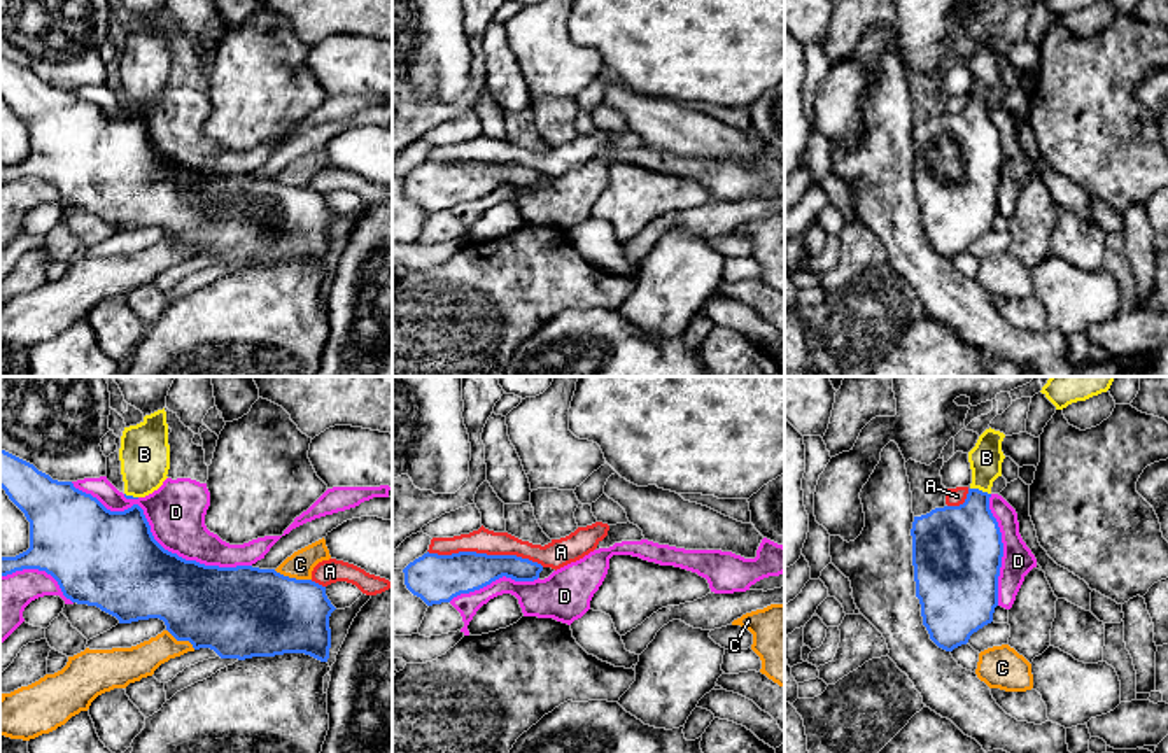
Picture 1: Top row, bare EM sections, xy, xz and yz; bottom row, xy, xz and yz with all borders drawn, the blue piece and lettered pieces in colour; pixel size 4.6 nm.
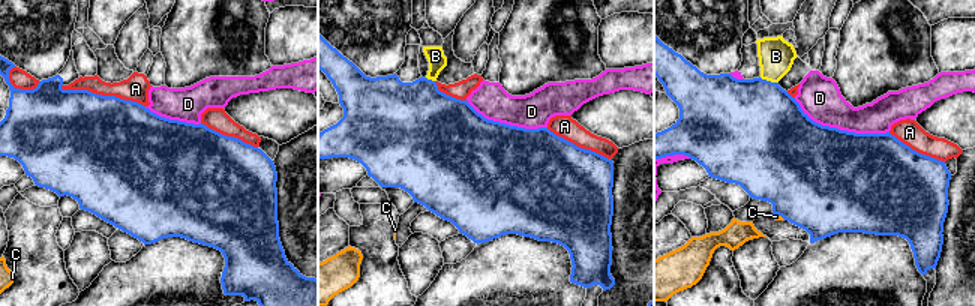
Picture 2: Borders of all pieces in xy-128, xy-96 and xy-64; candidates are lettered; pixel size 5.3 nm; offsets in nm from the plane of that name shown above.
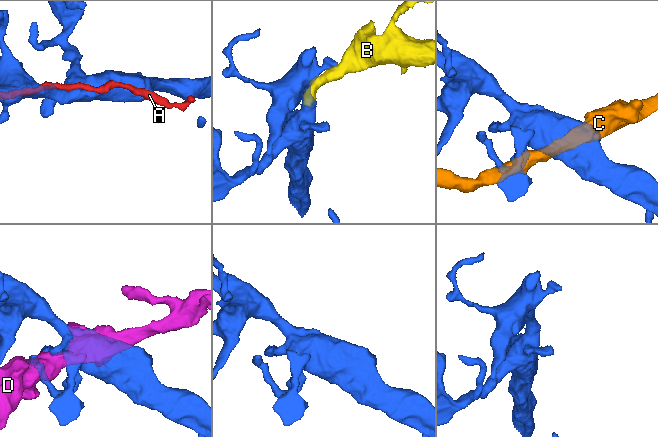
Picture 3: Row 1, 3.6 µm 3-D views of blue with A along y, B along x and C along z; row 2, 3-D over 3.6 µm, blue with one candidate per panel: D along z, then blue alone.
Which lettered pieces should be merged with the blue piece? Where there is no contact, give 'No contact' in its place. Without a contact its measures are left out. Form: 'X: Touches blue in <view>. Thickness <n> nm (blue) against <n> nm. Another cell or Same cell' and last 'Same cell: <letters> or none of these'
A: Touches blue in xz. Thickness 220 nm (blue) against 110 nm. Another cell
B: Touches blue in yz. Thickness 340 nm (blue) against 150 nm. Same cell
C: Touches blue in xy. Thickness 400 nm (blue) against 120 nm. Another cell
D: Touches blue in xy. Thickness 440 nm (blue) against 280 nm. Another cell
Same cell: B

